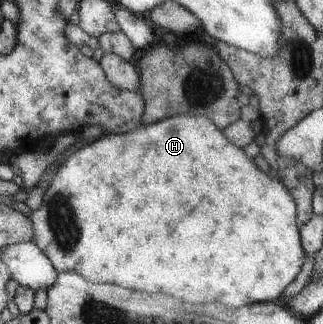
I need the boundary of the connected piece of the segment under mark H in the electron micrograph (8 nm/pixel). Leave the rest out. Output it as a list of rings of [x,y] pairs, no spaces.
[[[176,114],[162,118],[153,124],[139,125],[124,133],[105,133],[90,144],[71,153],[57,167],[49,186],[41,197],[37,209],[27,213],[33,228],[32,241],[51,261],[57,273],[75,272],[91,284],[114,284],[121,288],[133,288],[143,292],[161,292],[185,302],[217,302],[229,308],[237,308],[255,302],[272,301],[282,296],[287,286],[299,272],[305,259],[299,240],[299,223],[295,220],[295,201],[285,185],[257,168],[252,158],[233,146],[219,128],[205,116]]]

